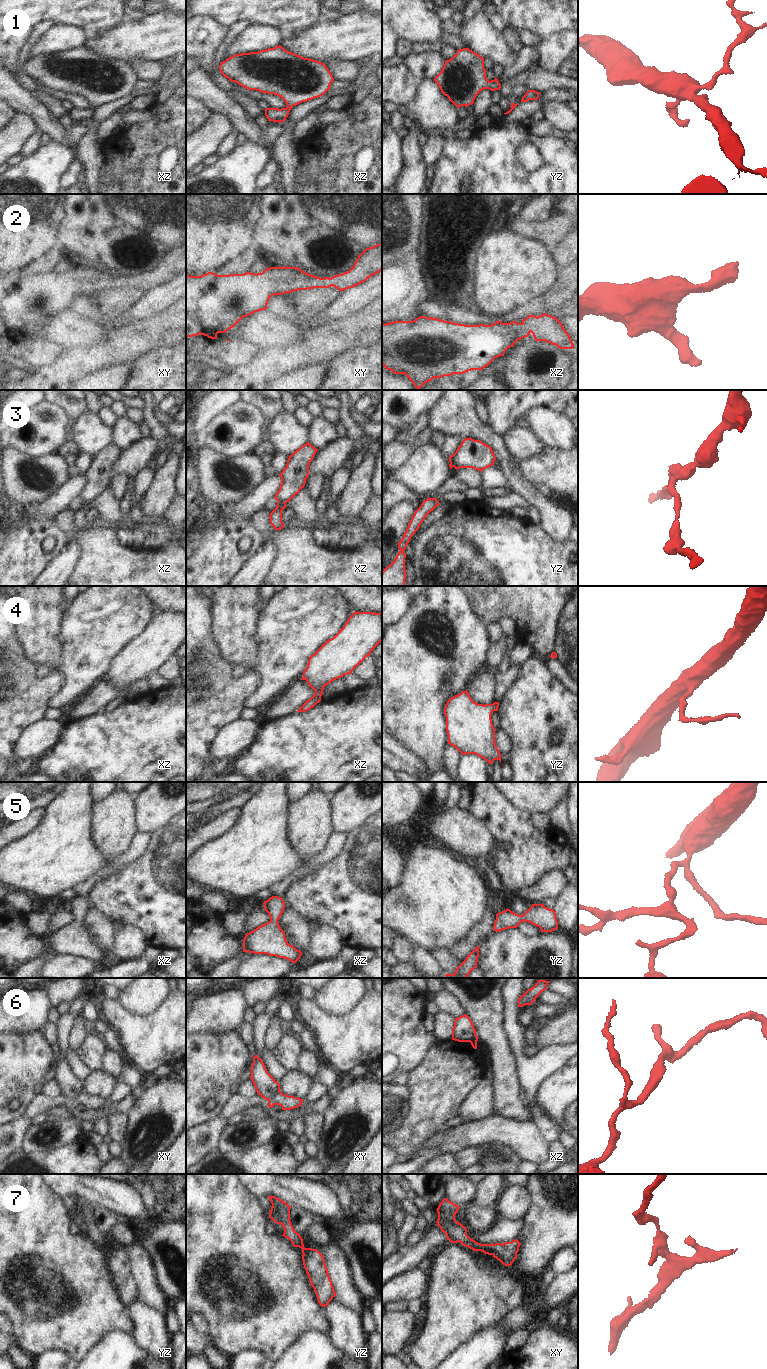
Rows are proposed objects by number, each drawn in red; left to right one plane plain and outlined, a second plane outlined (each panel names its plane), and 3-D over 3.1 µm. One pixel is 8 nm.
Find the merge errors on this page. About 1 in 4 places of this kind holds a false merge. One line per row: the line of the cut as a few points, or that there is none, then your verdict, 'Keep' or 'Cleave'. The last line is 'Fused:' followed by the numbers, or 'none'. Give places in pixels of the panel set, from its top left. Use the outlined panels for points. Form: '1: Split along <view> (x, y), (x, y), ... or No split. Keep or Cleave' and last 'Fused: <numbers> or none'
1: No split. Keep
2: No split. Keep
3: Split along yz (450, 463), (453, 466). Cleave
4: No split. Keep
5: No split. Keep
6: Split along xy (279, 1089), (268, 1100). Cleave
7: No split. Keep
Fused: 3, 6

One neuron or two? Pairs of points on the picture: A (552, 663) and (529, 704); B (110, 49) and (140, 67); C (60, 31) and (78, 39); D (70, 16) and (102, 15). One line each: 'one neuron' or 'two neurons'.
A: two neurons
B: two neurons
C: one neuron
D: one neuron

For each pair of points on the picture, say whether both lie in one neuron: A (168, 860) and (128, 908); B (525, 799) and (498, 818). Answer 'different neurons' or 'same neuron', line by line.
A: same neuron
B: different neurons

